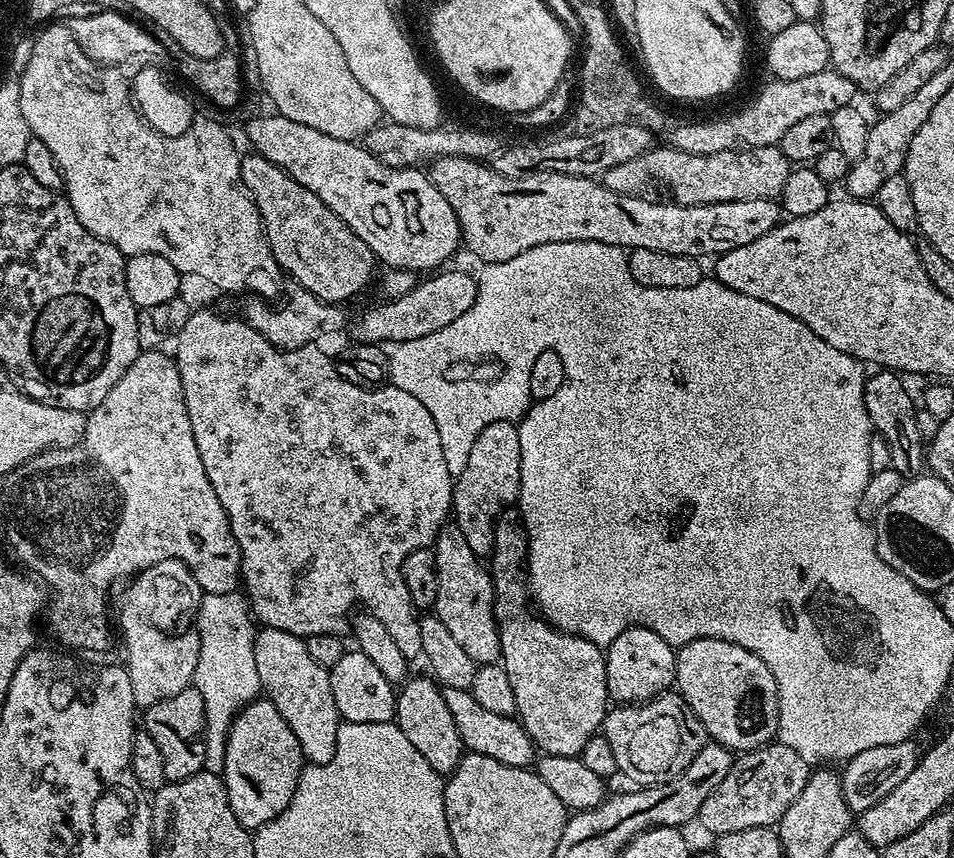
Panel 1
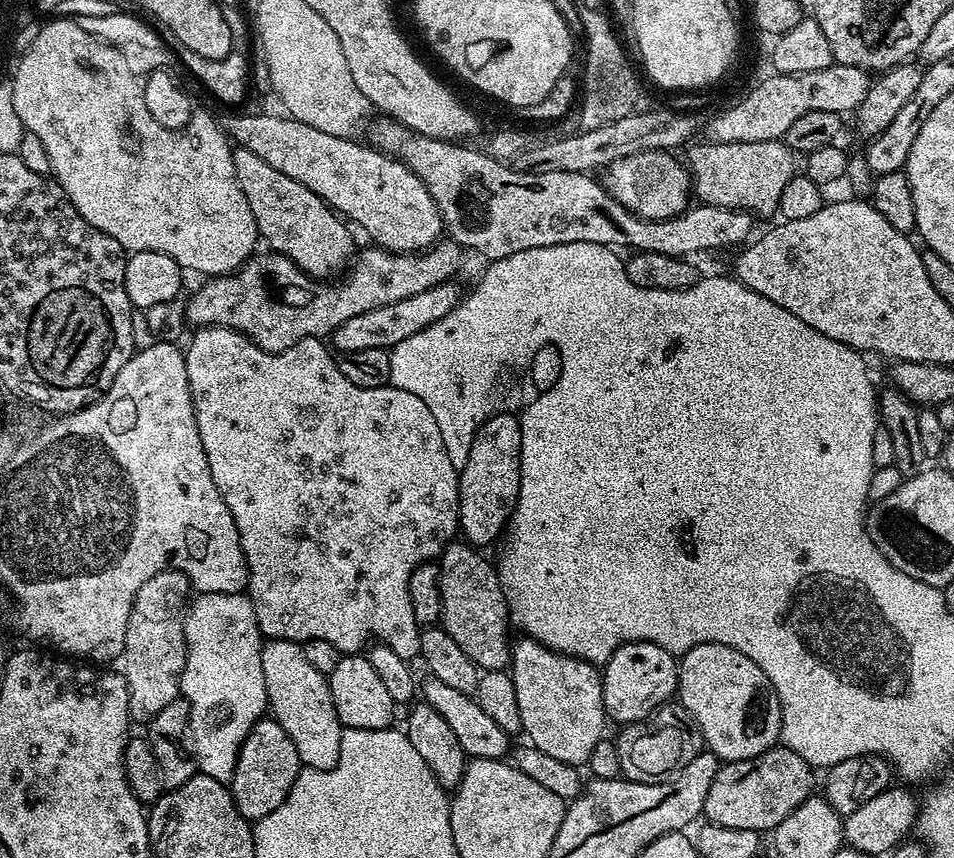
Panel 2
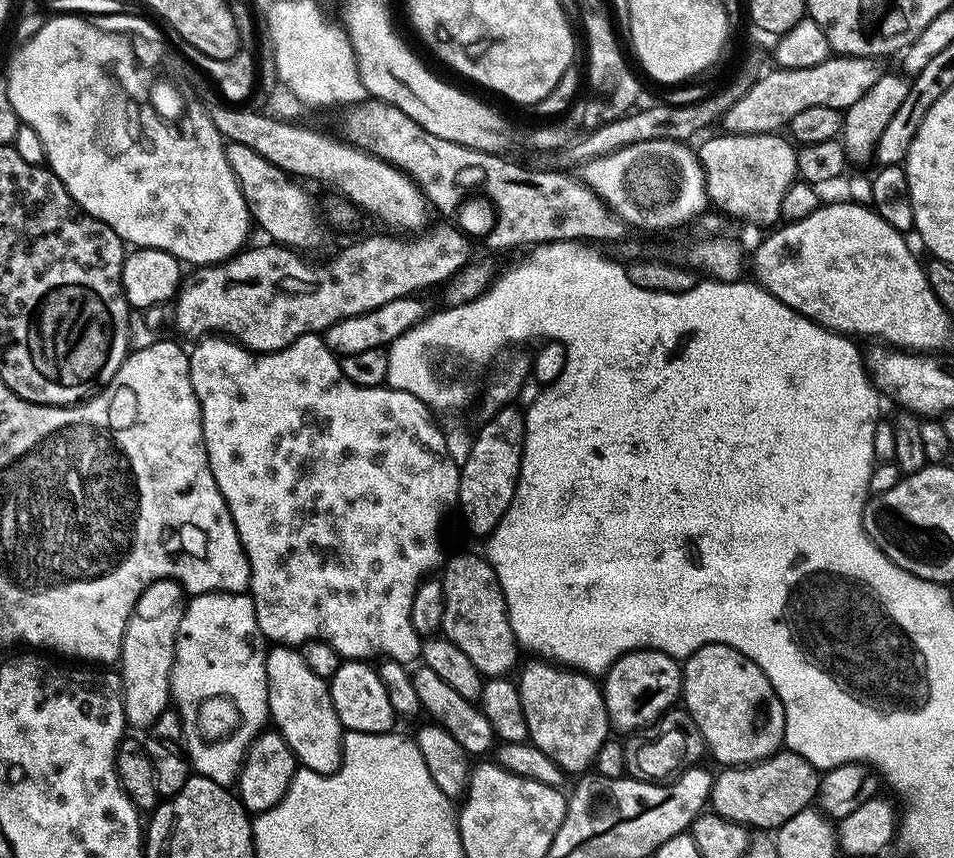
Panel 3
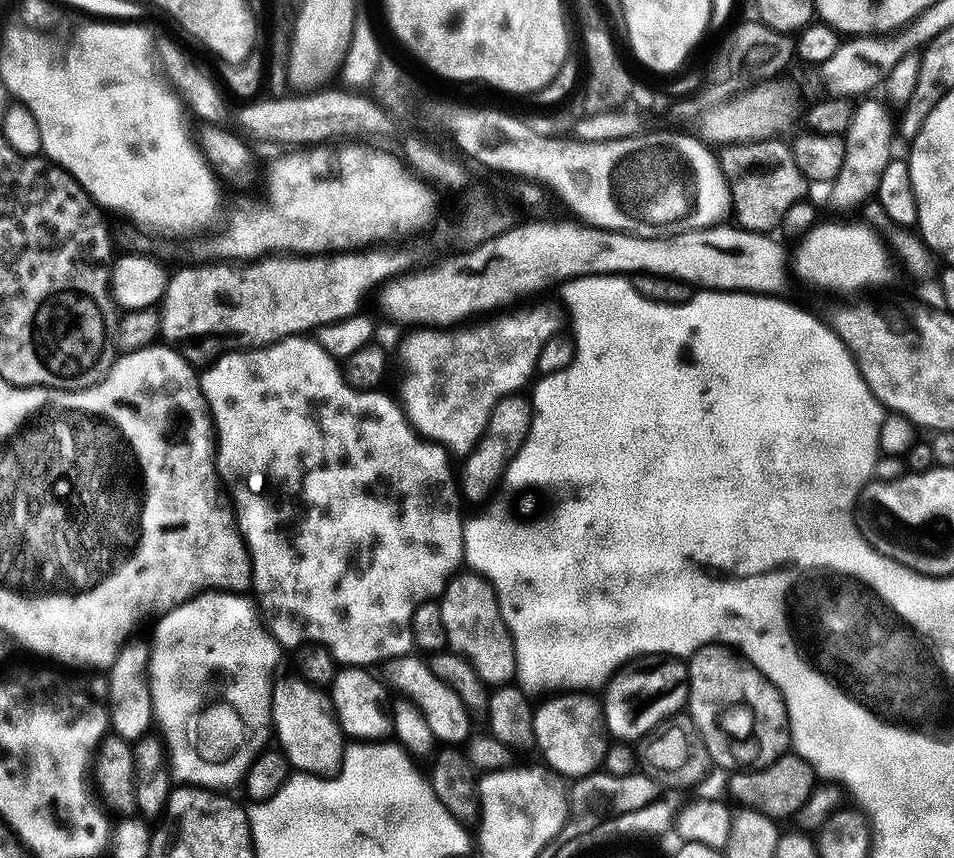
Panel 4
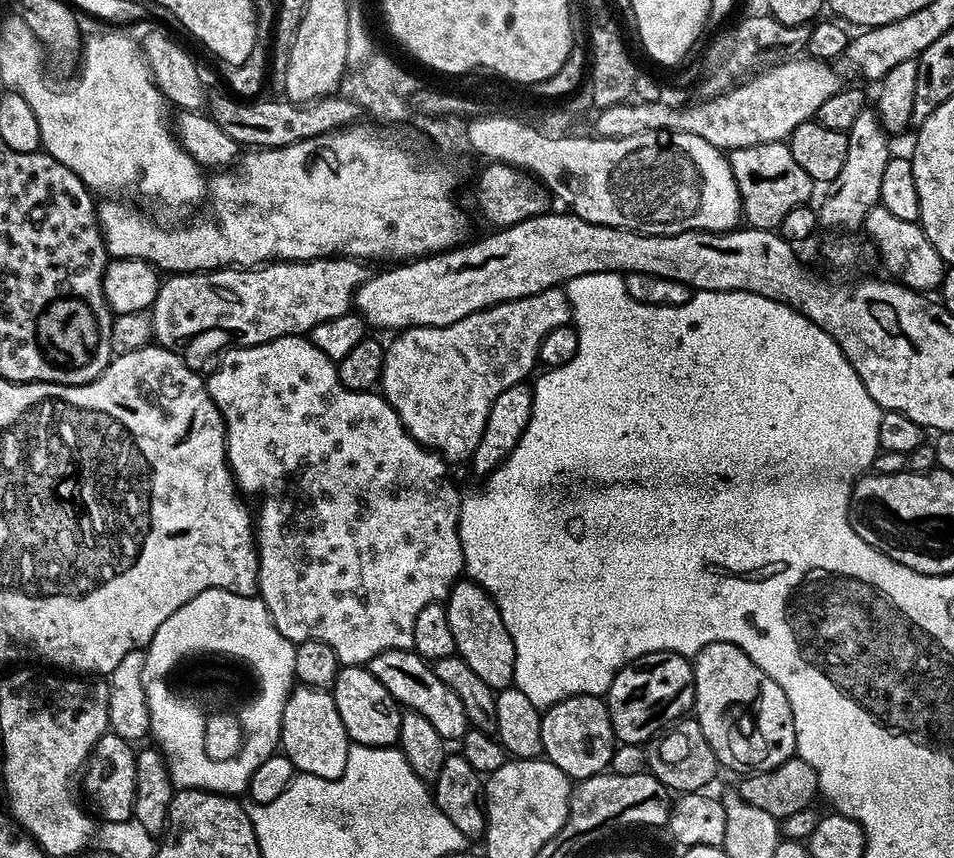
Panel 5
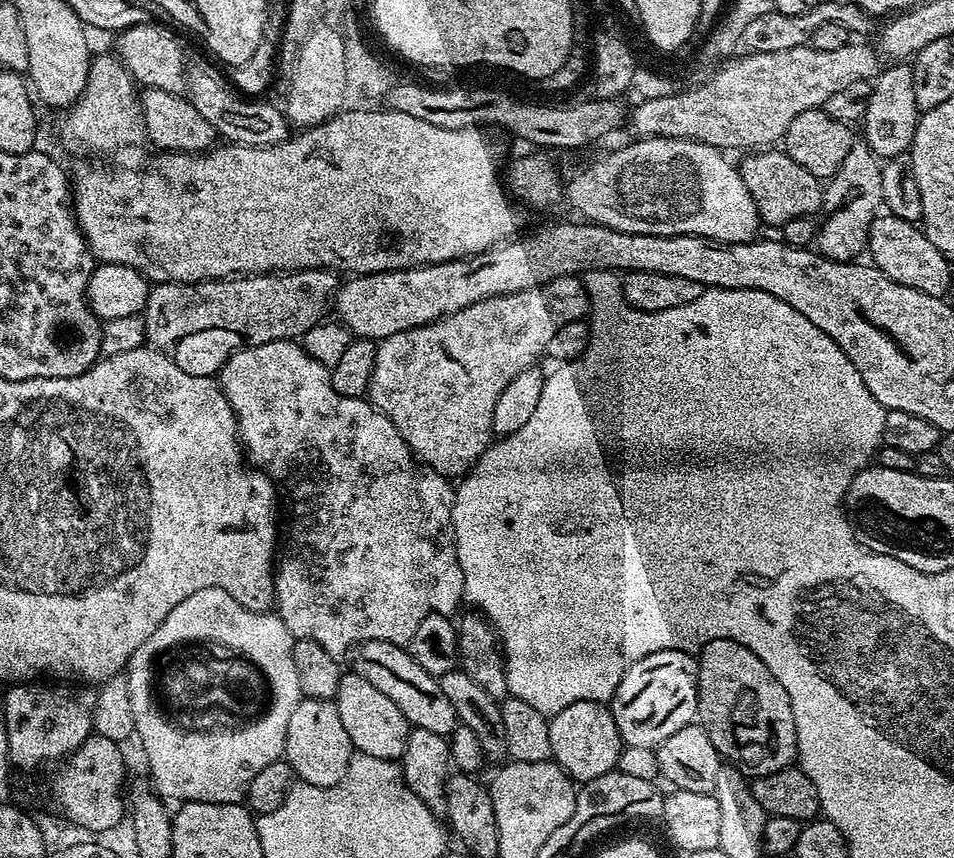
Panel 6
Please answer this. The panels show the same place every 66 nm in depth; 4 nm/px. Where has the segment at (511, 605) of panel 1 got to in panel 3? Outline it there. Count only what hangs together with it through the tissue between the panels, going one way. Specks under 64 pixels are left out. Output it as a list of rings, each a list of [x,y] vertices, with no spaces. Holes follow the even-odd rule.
[[[536,662],[519,669],[518,687],[526,714],[528,740],[565,773],[584,774],[595,765],[598,750],[610,739],[604,694],[591,675],[552,662]]]

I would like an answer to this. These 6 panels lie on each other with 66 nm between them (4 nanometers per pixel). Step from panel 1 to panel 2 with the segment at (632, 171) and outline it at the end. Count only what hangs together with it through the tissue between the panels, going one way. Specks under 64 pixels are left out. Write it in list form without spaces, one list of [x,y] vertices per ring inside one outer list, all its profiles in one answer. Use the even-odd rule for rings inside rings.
[[[780,140],[766,142],[738,142],[737,144],[697,143],[690,160],[690,175],[694,192],[704,202],[711,201],[719,208],[734,208],[750,212],[753,217],[777,215],[782,190],[794,175],[794,153]]]

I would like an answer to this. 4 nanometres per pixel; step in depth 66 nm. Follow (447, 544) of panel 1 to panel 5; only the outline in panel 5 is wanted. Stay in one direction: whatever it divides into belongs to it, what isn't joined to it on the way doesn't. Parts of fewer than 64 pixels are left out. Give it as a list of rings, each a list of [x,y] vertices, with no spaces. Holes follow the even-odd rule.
[[[471,578],[456,581],[446,601],[450,634],[454,634],[456,655],[462,657],[466,666],[486,682],[494,690],[511,688],[514,684],[514,642],[502,622],[502,614],[498,606],[482,585]]]

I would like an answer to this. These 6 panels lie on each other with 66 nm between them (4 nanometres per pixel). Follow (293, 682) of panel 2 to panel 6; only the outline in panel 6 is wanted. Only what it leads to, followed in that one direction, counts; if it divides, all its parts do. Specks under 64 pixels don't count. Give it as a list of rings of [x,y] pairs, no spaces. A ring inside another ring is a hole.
[[[301,699],[298,706],[294,706],[294,714],[290,714],[290,722],[286,726],[286,742],[284,743],[284,756],[293,773],[303,783],[314,786],[334,786],[346,774],[348,763],[353,754],[350,734],[346,734],[346,726],[342,726],[342,718],[338,718],[338,710],[331,700]]]

